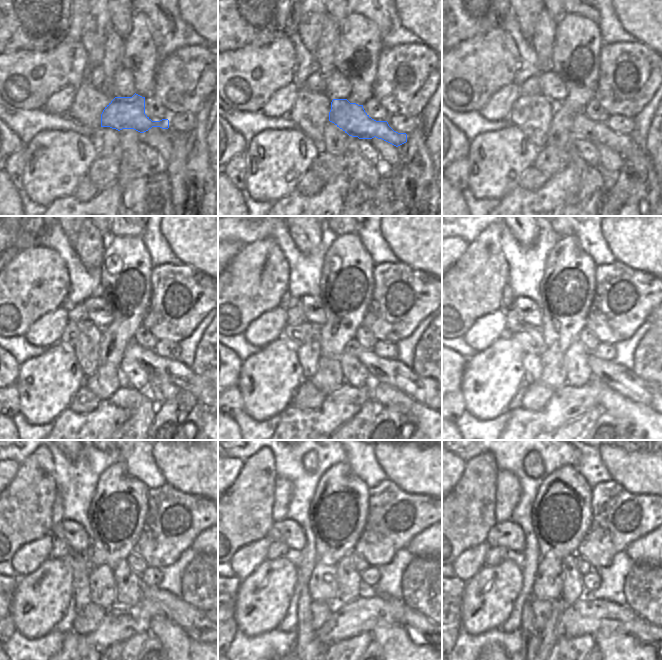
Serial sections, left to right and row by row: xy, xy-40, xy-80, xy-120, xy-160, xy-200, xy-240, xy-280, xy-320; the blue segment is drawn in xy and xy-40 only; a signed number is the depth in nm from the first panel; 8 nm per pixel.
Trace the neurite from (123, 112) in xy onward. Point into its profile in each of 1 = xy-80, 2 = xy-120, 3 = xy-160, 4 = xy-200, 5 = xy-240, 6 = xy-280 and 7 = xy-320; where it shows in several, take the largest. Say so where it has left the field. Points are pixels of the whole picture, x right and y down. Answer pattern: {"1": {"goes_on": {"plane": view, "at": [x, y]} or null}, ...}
{"1": {"goes_on": {"plane": "xy-80", "at": [582, 127]}}, "2": {"goes_on": {"plane": "xy-120", "at": [176, 372]}}, "3": {"goes_on": {"plane": "xy-160", "at": [390, 371]}}, "4": {"goes_on": {"plane": "xy-200", "at": [619, 378]}}, "5": {"goes_on": {"plane": "xy-240", "at": [183, 614]}}, "6": {"goes_on": {"plane": "xy-280", "at": [421, 628]}}, "7": {"goes_on": {"plane": "xy-320", "at": [642, 630]}}}

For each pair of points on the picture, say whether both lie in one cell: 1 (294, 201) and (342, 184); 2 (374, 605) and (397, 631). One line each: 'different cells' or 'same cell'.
1: same cell
2: different cells

